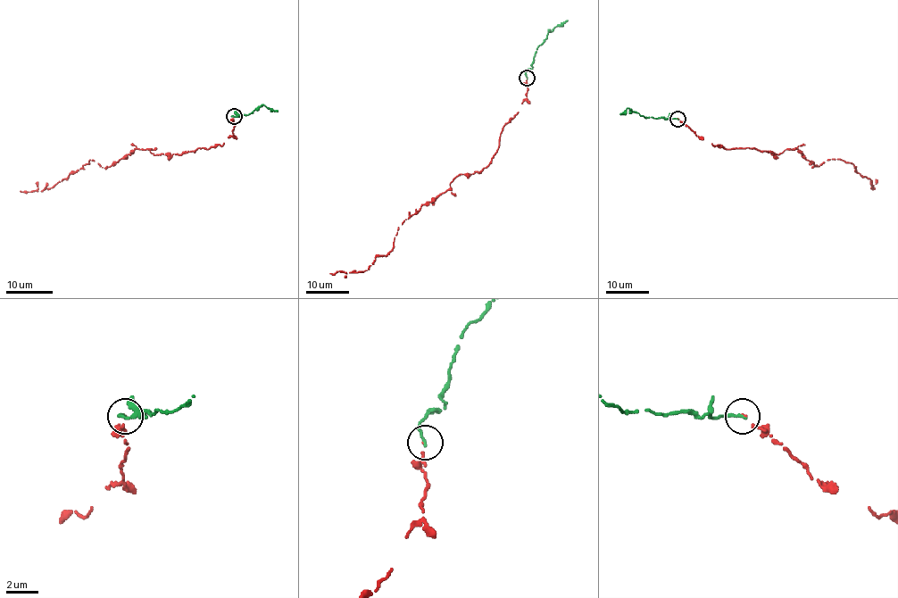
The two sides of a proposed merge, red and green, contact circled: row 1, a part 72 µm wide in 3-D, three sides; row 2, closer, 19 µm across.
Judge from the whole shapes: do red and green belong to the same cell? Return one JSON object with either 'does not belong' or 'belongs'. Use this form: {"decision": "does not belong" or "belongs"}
{"decision": "belongs"}

